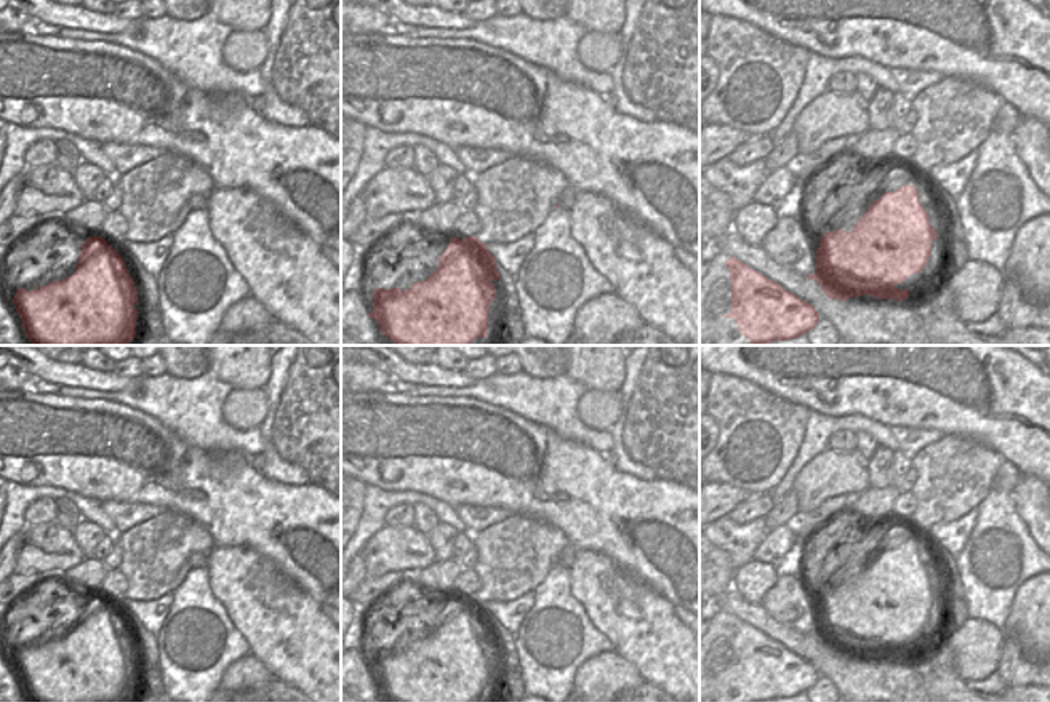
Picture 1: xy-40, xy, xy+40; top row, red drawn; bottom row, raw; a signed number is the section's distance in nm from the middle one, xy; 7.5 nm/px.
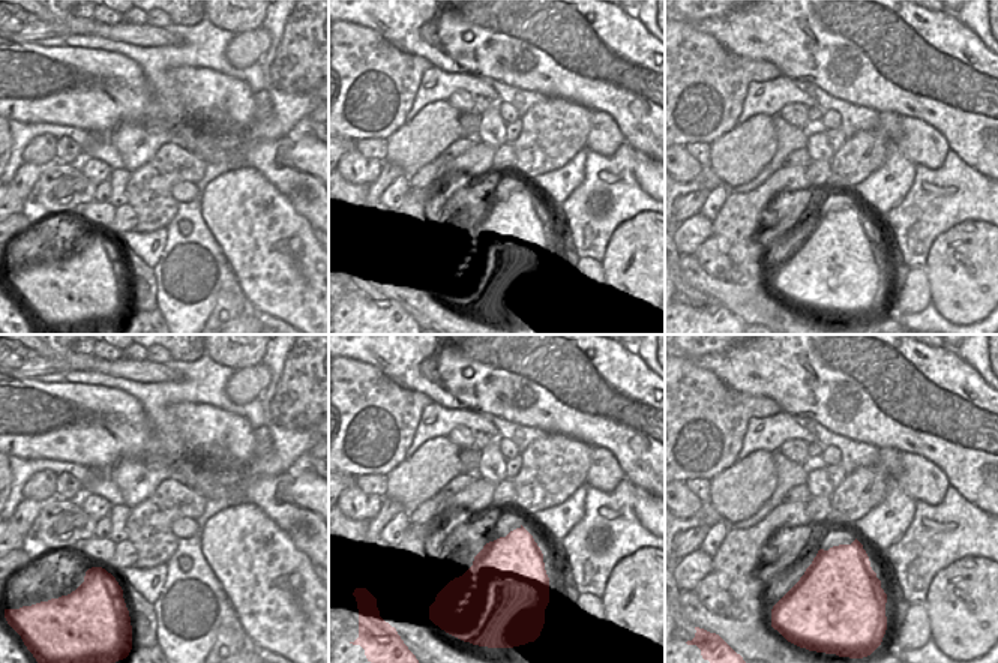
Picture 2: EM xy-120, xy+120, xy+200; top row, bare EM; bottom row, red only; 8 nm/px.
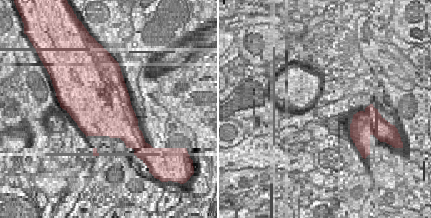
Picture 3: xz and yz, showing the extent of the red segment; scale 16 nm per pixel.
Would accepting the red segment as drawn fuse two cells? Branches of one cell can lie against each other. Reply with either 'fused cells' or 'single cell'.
single cell

